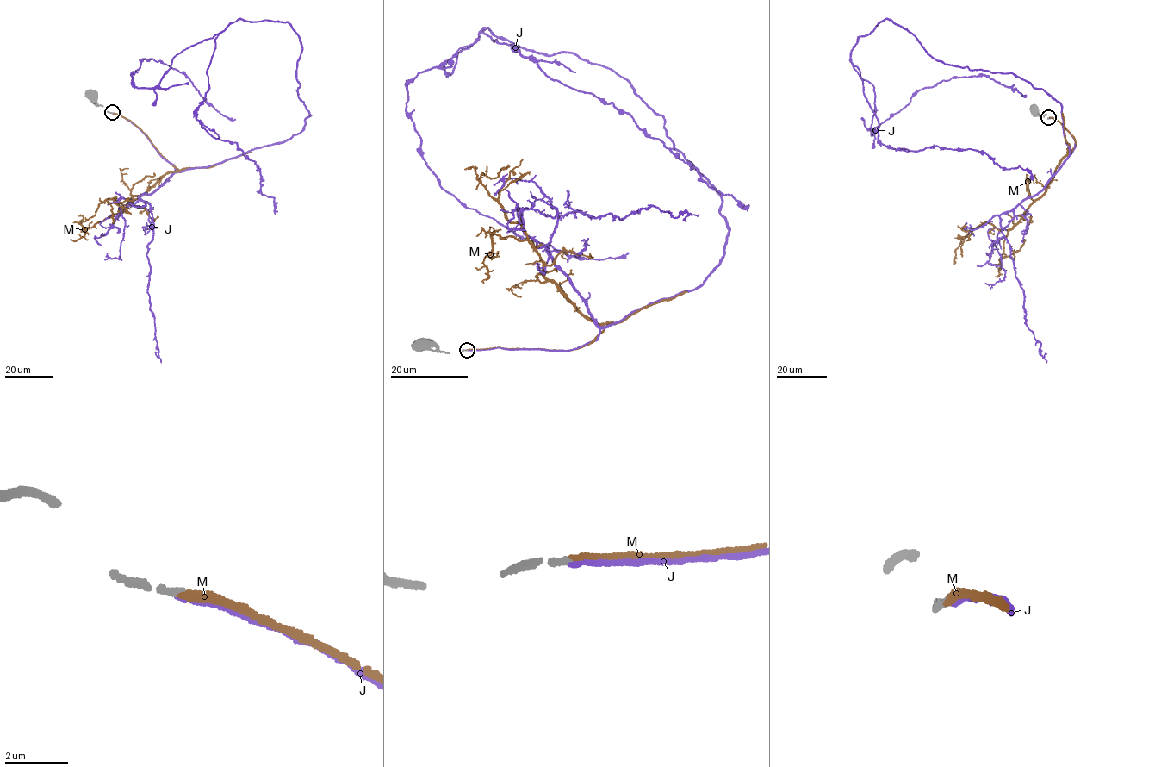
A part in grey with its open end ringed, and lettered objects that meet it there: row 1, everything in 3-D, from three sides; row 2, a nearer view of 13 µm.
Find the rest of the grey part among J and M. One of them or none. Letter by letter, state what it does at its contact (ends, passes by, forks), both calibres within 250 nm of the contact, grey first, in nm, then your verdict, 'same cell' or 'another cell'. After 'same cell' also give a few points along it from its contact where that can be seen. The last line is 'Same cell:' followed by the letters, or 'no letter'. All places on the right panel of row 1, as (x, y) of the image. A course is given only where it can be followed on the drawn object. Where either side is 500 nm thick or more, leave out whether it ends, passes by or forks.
J: it ends there; 200 nm thick on the grey side, 170 nm on the other; another cell
M: it ends there; 200 nm thick on the grey side, 240 nm on the other; same cell; it runs (1049, 117), (1076, 145), (1061, 159), (1046, 192), (1010, 228), (984, 222), (959, 236), (962, 257)
Same cell: M

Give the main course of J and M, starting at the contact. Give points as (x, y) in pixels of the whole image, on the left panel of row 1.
J: (111, 113), (175, 172), (287, 140), (311, 115), (288, 22), (130, 75), (163, 62), (235, 119)
M: (112, 113), (139, 127), (178, 170), (133, 196), (120, 212), (115, 196), (102, 202), (112, 207), (112, 223)

